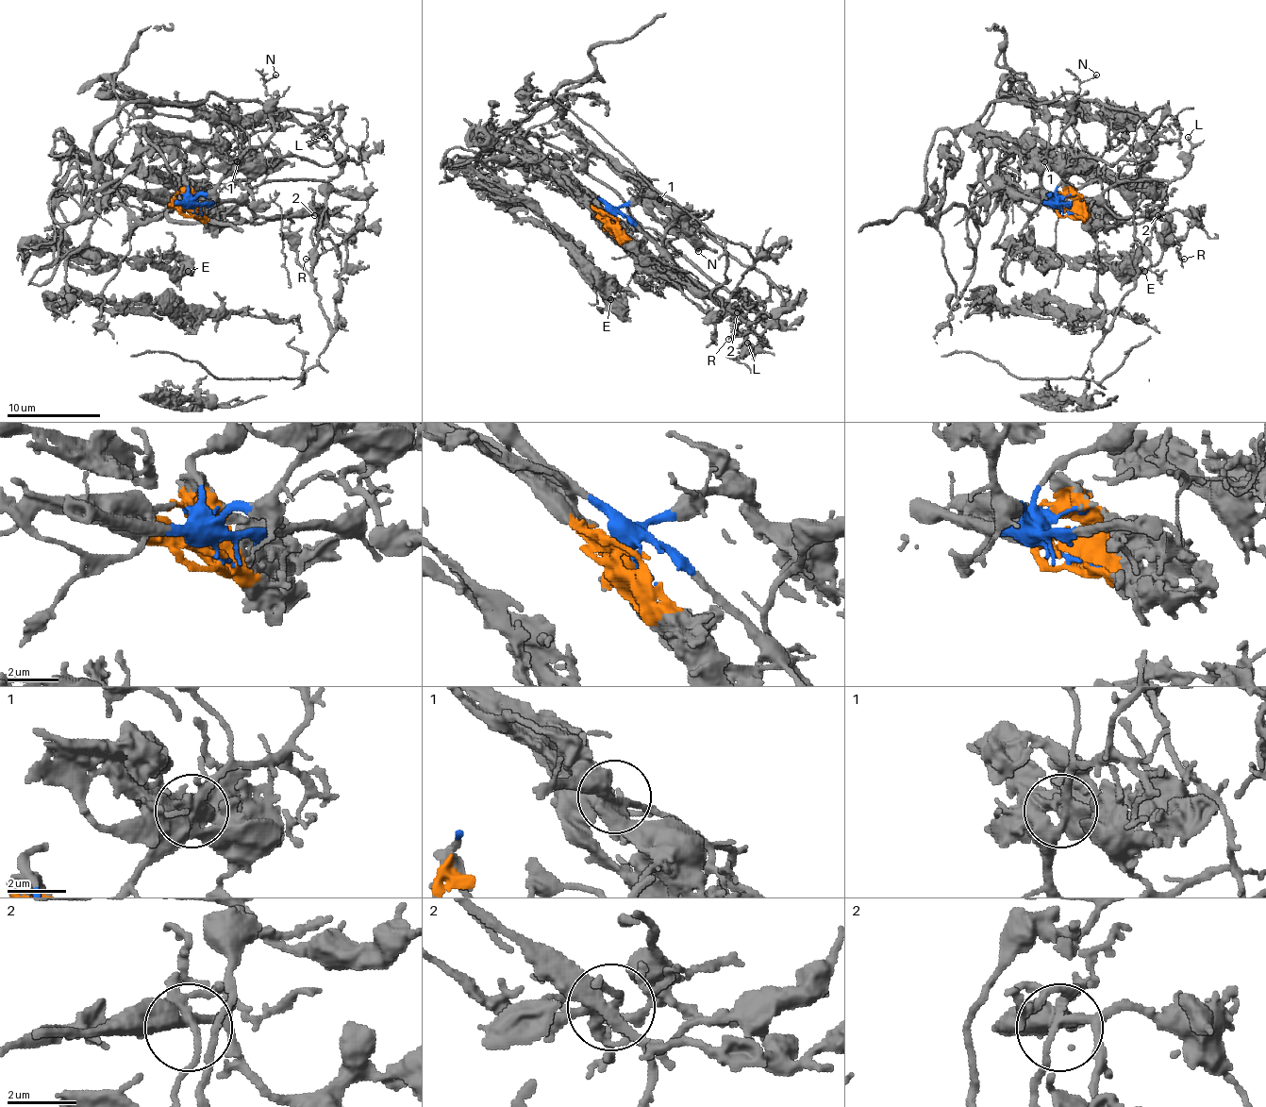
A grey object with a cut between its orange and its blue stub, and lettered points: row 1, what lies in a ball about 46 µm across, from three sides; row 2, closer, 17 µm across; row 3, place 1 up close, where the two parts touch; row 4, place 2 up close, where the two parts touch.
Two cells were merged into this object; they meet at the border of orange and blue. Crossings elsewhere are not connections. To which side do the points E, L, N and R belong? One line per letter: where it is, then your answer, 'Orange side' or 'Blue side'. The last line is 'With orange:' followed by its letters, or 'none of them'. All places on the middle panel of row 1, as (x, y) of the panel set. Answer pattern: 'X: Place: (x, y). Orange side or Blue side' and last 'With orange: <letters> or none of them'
E: Place: (610, 299). Orange side
L: Place: (747, 343). Blue side
N: Place: (698, 251). Blue side
R: Place: (728, 339). Blue side
With orange: E

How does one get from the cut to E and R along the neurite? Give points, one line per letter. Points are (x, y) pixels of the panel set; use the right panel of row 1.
E: (1063, 210), (1024, 194), (998, 192), (998, 199), (1005, 206), (1007, 223), (993, 248), (1021, 248), (1144, 271)
R: (1063, 210), (1060, 204), (1096, 201), (1119, 218), (1163, 213), (1173, 239), (1180, 245), (1177, 255), (1185, 259)

